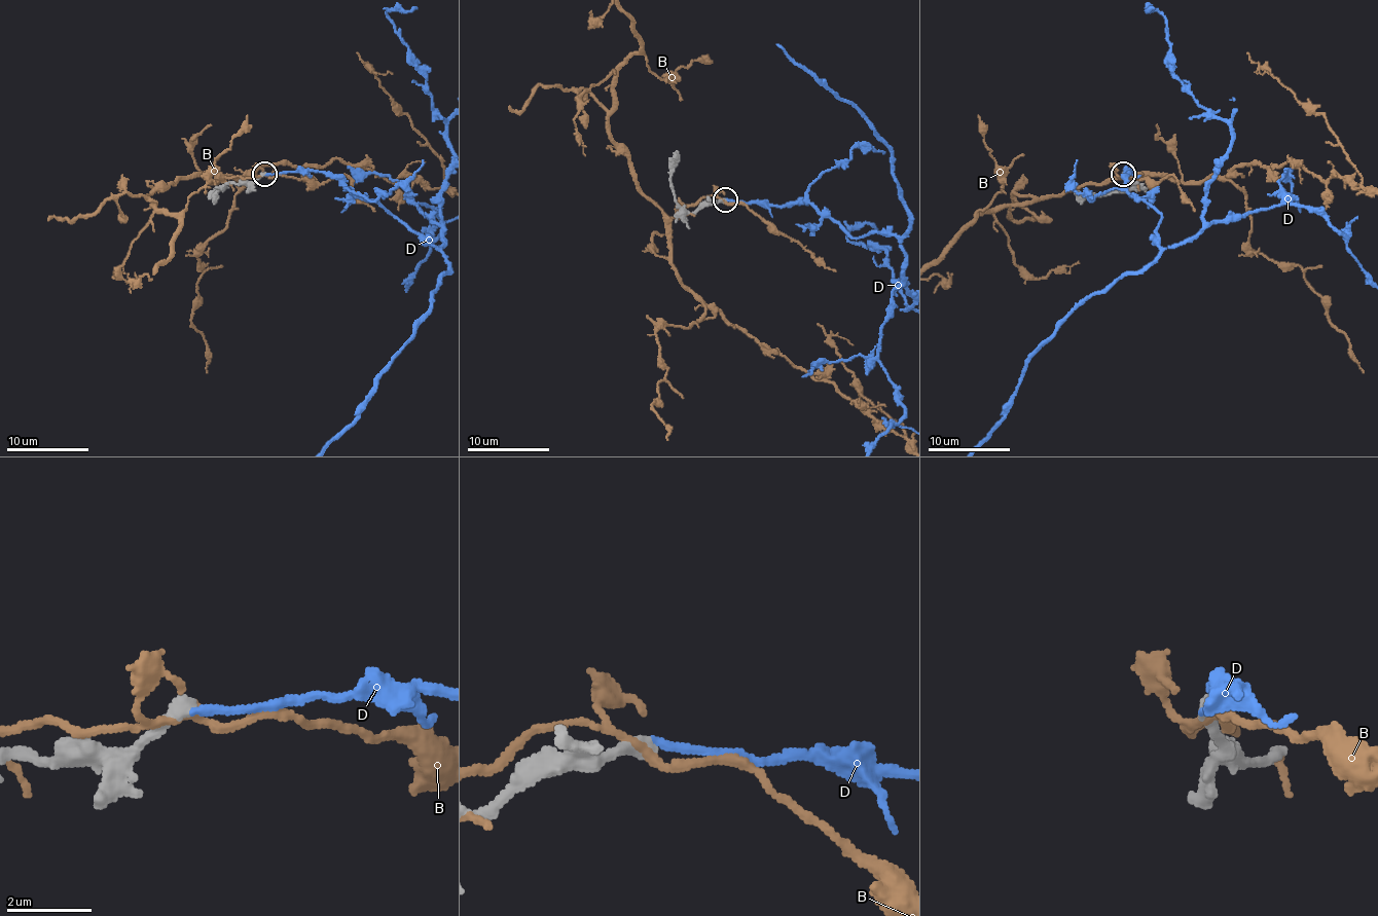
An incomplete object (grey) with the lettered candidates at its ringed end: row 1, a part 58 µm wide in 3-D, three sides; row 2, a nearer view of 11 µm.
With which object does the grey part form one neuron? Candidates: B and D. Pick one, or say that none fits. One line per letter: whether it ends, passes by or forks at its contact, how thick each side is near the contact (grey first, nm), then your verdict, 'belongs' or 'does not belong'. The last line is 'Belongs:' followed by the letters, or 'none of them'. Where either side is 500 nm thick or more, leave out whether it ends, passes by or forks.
B: it passes by; 420 nm thick on the grey side, 200 nm on the other; does not belong
D: it ends there; 400 nm thick on the grey side, 200 nm on the other; belongs
Belongs: D

